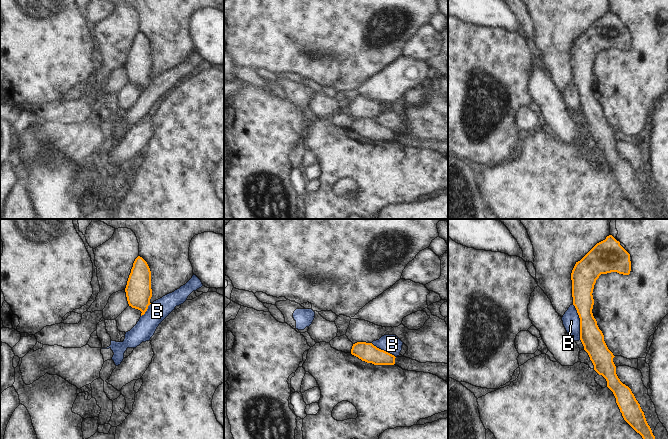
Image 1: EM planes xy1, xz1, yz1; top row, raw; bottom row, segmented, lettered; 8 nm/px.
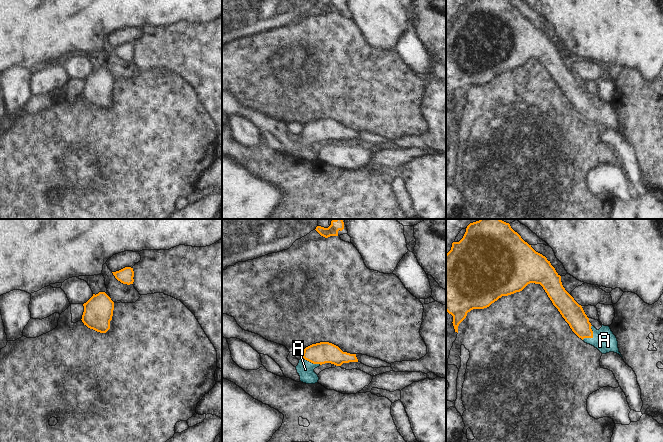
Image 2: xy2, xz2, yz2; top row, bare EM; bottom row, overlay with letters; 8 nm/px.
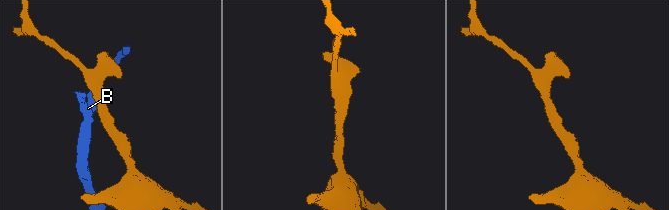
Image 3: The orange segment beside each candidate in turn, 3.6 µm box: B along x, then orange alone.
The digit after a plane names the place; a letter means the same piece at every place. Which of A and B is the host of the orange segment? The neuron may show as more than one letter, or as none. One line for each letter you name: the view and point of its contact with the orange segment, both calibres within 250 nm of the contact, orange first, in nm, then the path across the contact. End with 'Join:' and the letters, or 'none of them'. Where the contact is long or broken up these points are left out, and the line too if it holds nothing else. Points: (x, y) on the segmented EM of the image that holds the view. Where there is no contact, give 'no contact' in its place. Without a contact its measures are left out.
A: contact yz2 (592, 336); calibres 170 and 180 nm; way yz2 (573, 313), (579, 323), (592, 336), (604, 340)
Join: A

